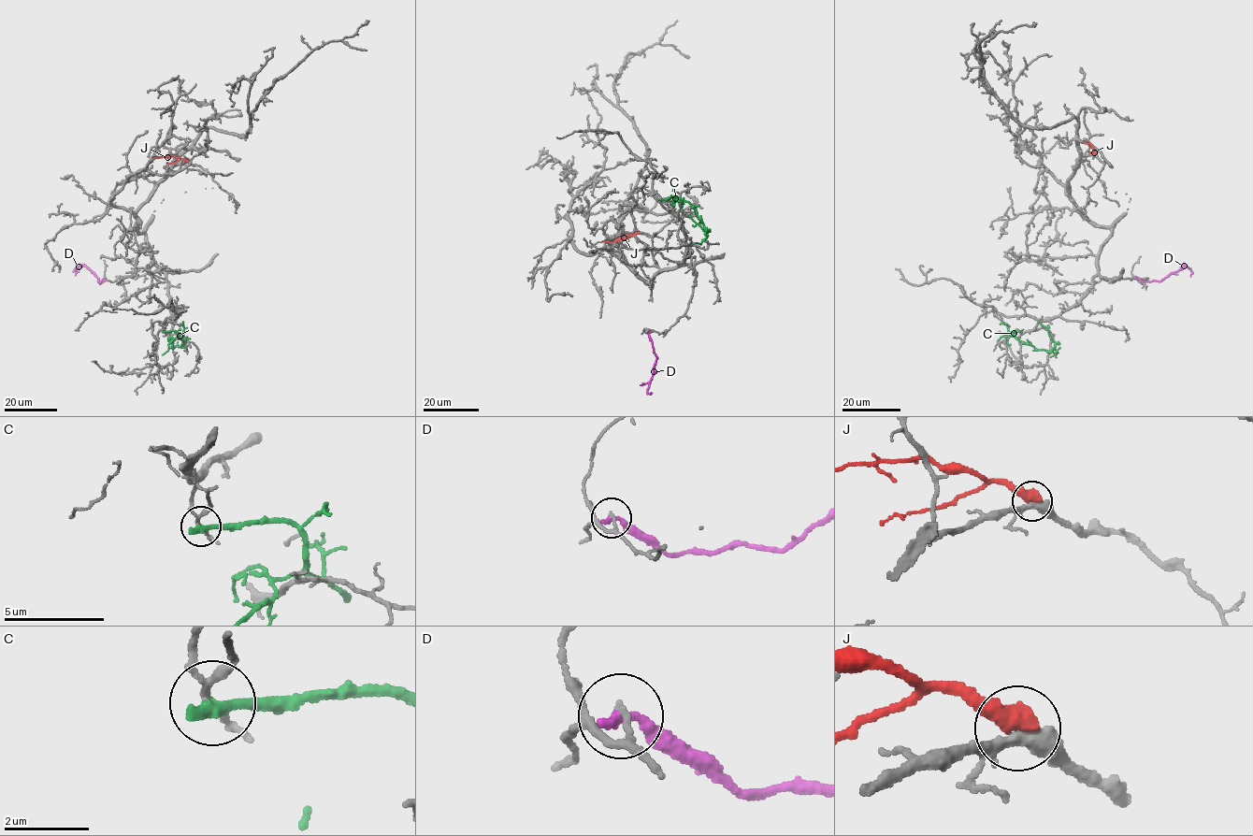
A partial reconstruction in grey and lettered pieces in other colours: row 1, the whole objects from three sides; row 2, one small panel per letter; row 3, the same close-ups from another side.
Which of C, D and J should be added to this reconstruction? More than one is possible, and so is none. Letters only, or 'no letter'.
no letter

